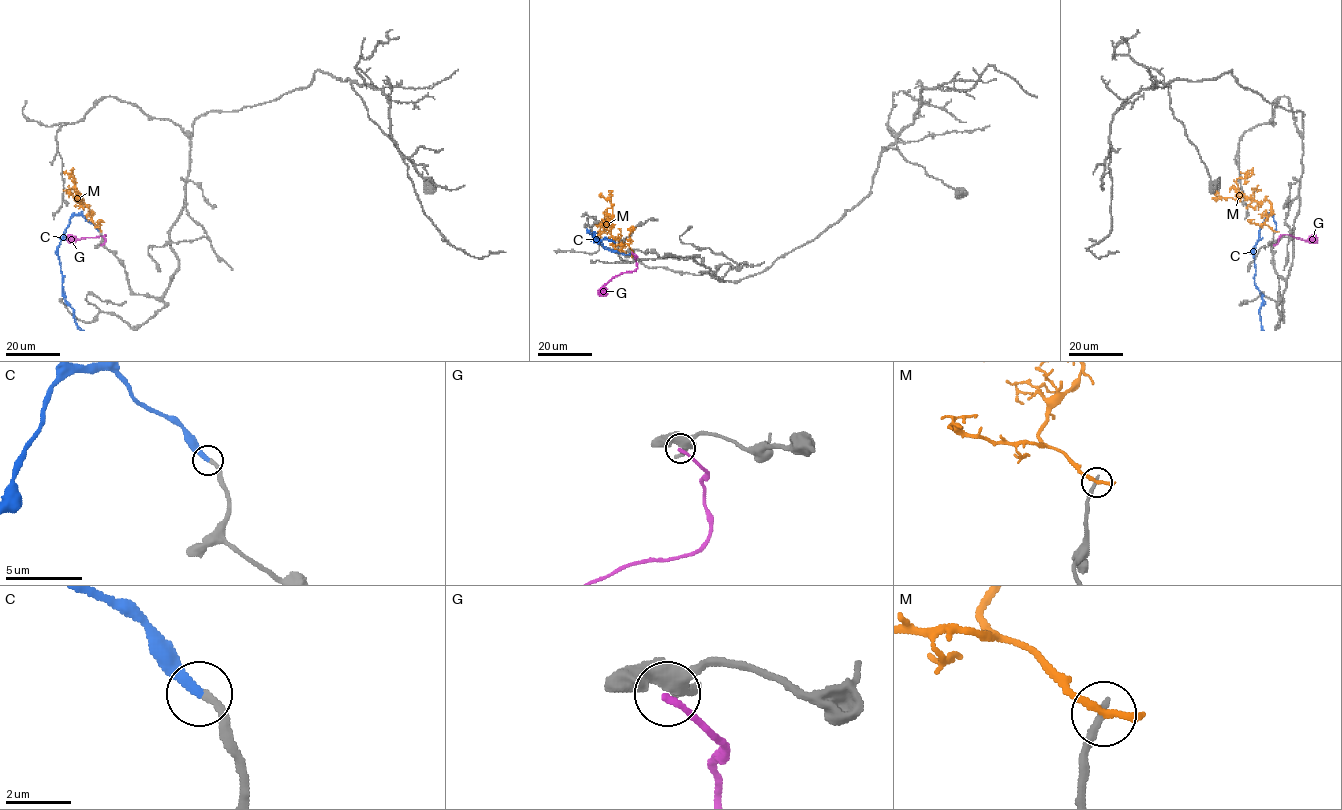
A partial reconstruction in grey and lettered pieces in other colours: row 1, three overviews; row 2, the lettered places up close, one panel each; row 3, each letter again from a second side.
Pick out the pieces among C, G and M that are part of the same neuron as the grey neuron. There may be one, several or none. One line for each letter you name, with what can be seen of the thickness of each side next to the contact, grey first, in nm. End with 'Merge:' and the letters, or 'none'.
C: 240/280 nm
Merge: C

